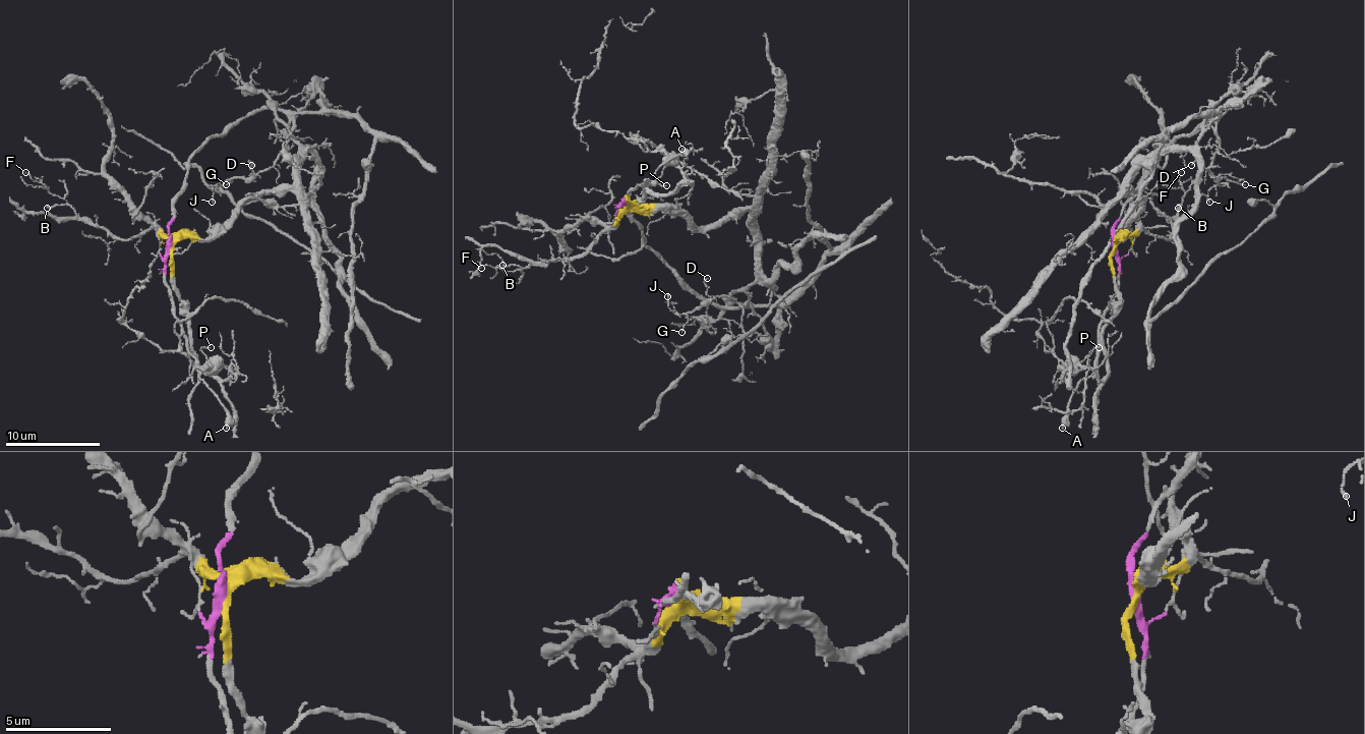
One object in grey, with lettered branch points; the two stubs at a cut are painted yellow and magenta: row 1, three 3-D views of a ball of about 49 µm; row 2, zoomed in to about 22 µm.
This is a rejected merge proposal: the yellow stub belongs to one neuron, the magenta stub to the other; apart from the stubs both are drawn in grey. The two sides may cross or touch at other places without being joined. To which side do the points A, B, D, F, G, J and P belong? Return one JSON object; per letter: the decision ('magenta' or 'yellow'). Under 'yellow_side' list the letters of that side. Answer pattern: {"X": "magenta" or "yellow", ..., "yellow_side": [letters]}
{"A": "magenta", "B": "yellow", "D": "magenta", "F": "yellow", "G": "magenta", "J": "magenta", "P": "yellow", "yellow_side": ["B", "F", "P"]}

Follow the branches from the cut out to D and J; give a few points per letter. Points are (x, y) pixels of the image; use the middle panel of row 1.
D: (627, 202), (643, 242), (695, 292), (714, 303), (746, 301), (740, 306), (726, 296), (710, 296), (707, 278)
J: (627, 202), (643, 242), (695, 292), (714, 303), (746, 301), (740, 306), (714, 296), (678, 314), (666, 296)

